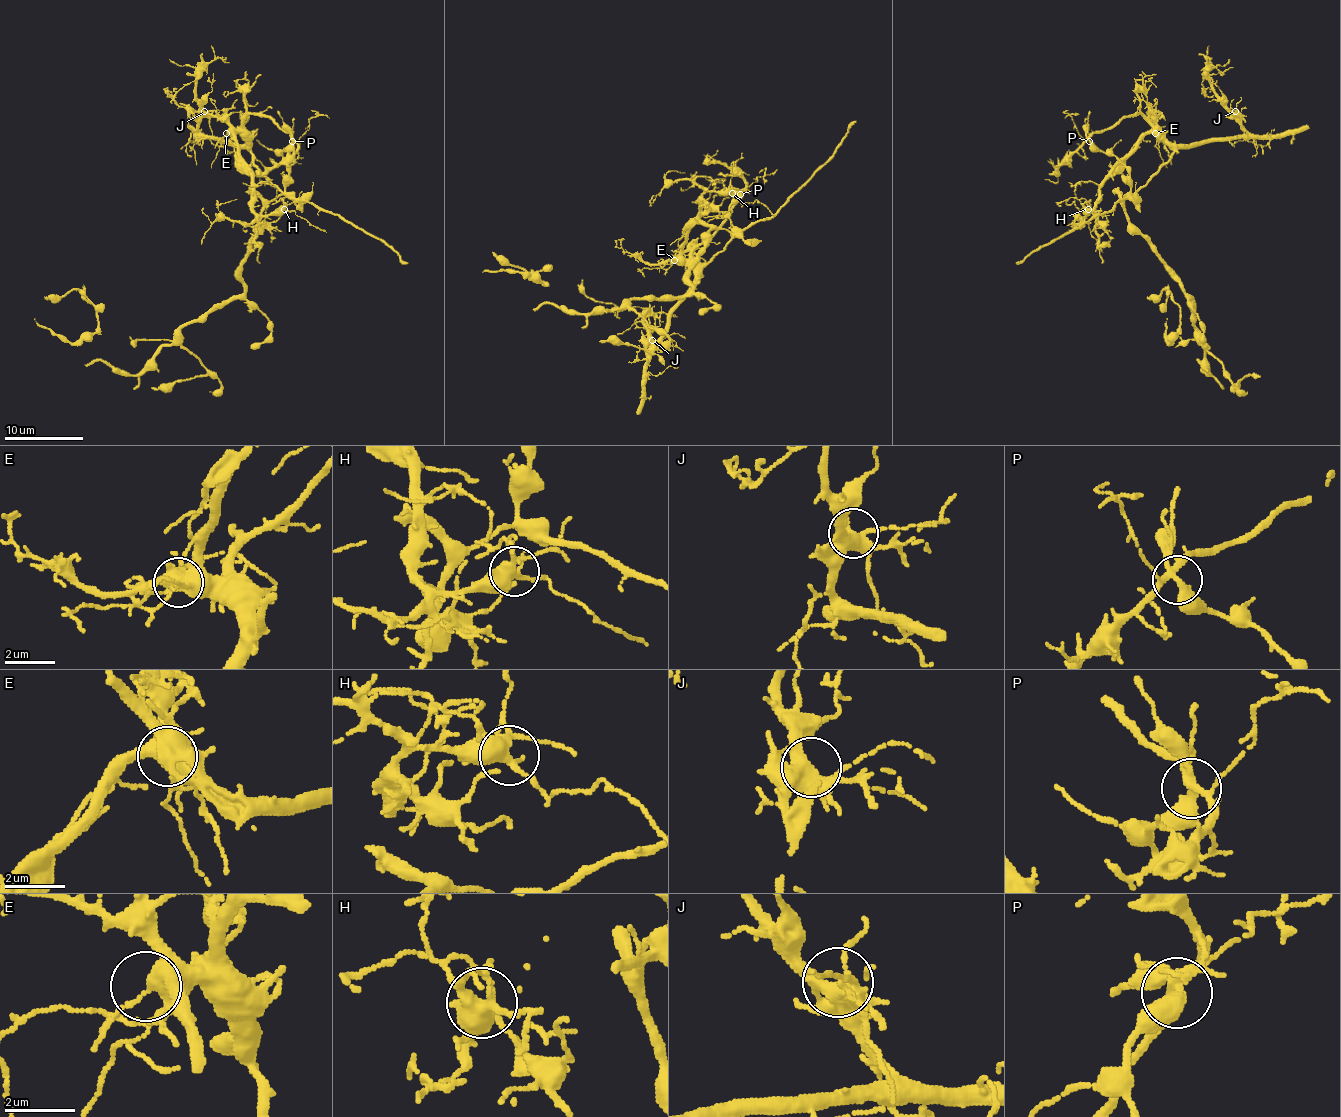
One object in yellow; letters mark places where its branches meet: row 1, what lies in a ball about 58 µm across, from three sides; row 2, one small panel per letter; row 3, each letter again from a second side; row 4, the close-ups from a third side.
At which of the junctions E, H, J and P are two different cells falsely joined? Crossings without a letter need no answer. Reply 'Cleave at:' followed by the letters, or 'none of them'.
Cleave at: P

